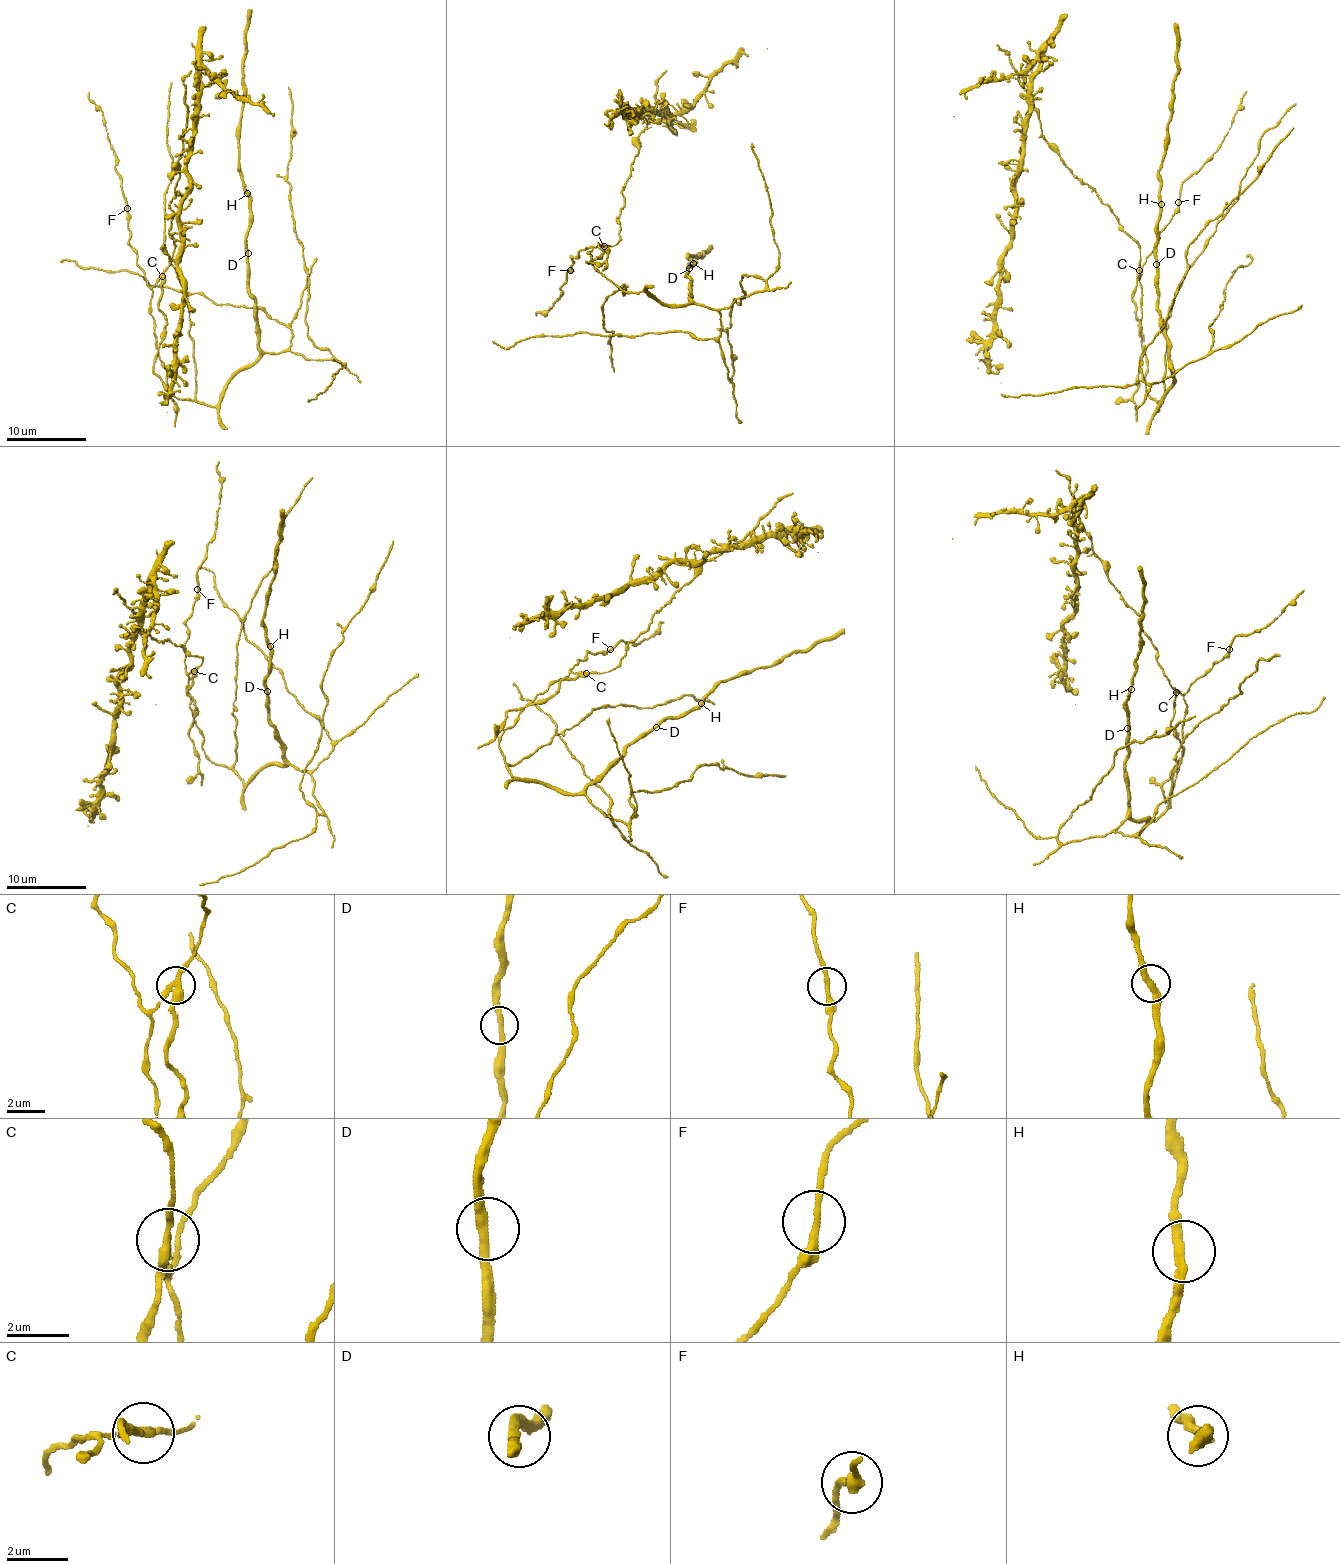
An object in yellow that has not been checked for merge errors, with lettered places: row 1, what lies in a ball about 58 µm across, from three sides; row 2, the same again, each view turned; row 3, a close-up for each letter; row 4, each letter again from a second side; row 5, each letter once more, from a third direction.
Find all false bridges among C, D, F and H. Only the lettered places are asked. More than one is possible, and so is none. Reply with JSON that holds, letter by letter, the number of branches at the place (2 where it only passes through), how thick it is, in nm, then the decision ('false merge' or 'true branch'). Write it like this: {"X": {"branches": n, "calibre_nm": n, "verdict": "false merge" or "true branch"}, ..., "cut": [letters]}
{"C": {"branches": 3, "calibre_nm": 280, "verdict": "false merge"}, "D": {"branches": 2, "calibre_nm": 280, "verdict": "true branch"}, "F": {"branches": 2, "calibre_nm": 220, "verdict": "true branch"}, "H": {"branches": 2, "calibre_nm": 300, "verdict": "true branch"}, "cut": ["C"]}

